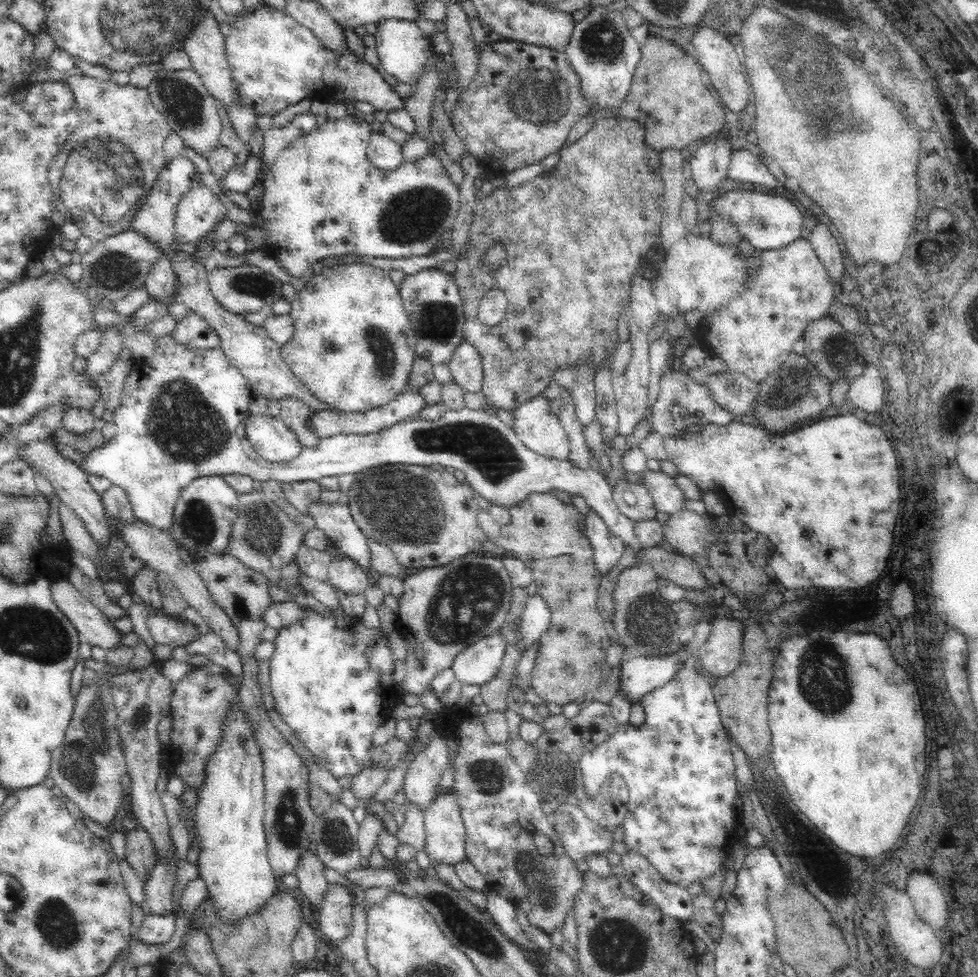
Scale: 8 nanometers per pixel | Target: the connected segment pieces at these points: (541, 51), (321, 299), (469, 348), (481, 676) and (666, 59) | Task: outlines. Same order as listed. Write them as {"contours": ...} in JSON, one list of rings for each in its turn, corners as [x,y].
{"contours":[[[[499,40],[490,42],[482,52],[477,60],[477,67],[474,76],[468,81],[467,85],[460,88],[458,99],[454,102],[452,110],[450,110],[450,123],[462,139],[466,147],[467,154],[471,158],[475,158],[478,166],[485,170],[485,174],[505,176],[510,172],[516,172],[520,168],[526,168],[530,164],[540,163],[549,154],[559,152],[566,144],[565,140],[572,127],[583,116],[587,116],[588,109],[583,106],[579,95],[579,78],[573,66],[569,63],[564,50],[546,48],[544,46],[537,46],[536,44],[526,44],[518,40]]],[[[346,263],[329,266],[329,268],[324,268],[318,274],[310,274],[300,284],[300,291],[296,292],[294,299],[290,302],[290,312],[287,314],[291,318],[292,334],[285,343],[279,345],[281,359],[288,367],[288,370],[293,372],[293,375],[301,383],[304,383],[310,389],[310,392],[314,392],[320,400],[326,401],[340,410],[345,410],[345,412],[364,412],[392,400],[392,397],[395,397],[402,388],[407,386],[410,367],[416,355],[414,349],[417,338],[416,331],[412,330],[408,311],[404,308],[399,289],[392,283],[389,274],[373,268],[369,264]]],[[[460,341],[451,352],[449,364],[453,382],[463,390],[479,394],[483,379],[483,364],[478,351],[468,341]]],[[[497,633],[479,638],[476,642],[460,649],[452,657],[449,670],[460,684],[481,685],[488,682],[496,672],[506,648]]],[[[652,32],[643,46],[643,60],[636,68],[630,92],[617,115],[645,122],[646,139],[657,151],[667,146],[682,150],[694,140],[714,136],[724,124],[724,112],[700,76],[702,68],[697,59],[688,58]]]]}

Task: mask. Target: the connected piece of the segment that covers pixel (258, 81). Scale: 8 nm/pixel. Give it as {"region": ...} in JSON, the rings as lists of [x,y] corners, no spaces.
{"region":[[[266,3],[254,8],[245,6],[230,22],[230,32],[224,36],[224,55],[229,72],[229,82],[233,100],[237,106],[248,108],[252,113],[274,117],[290,104],[298,104],[300,100],[332,101],[335,94],[342,94],[350,102],[368,102],[376,110],[386,112],[406,108],[406,97],[396,91],[393,84],[382,76],[382,70],[367,62],[363,56],[353,52],[348,45],[331,48],[317,36],[316,31],[299,24],[284,8],[272,8]]]}

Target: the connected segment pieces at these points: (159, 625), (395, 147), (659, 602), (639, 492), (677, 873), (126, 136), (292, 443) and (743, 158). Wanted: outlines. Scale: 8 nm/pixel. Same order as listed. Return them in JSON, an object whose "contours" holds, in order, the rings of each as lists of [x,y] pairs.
{"contours":[[[[161,612],[150,614],[147,627],[155,642],[172,646],[185,646],[186,643],[199,641],[204,634],[198,624]]],[[[371,132],[367,142],[367,159],[372,166],[394,171],[406,161],[402,144],[386,138],[381,132]]],[[[645,564],[634,565],[618,574],[612,588],[612,605],[614,616],[609,628],[612,635],[625,648],[627,655],[642,655],[662,658],[677,653],[682,644],[678,640],[678,617],[671,613],[668,602],[659,592],[657,574]]],[[[616,480],[612,484],[612,493],[619,510],[631,520],[636,522],[655,518],[656,510],[652,498],[641,483]]],[[[688,658],[686,666],[682,670],[676,671],[674,676],[668,680],[668,682],[662,683],[660,686],[653,688],[650,692],[647,692],[639,702],[642,710],[644,711],[644,720],[642,724],[638,726],[631,725],[630,723],[618,725],[616,724],[615,731],[612,736],[608,737],[604,742],[597,746],[587,749],[581,757],[580,768],[584,777],[584,786],[587,794],[598,792],[598,788],[601,782],[612,777],[615,774],[616,777],[620,777],[625,782],[629,799],[627,800],[627,813],[622,823],[622,841],[624,844],[624,850],[626,852],[632,852],[638,856],[641,856],[660,875],[662,880],[677,886],[678,888],[688,888],[692,884],[704,884],[708,878],[712,878],[720,868],[726,852],[728,849],[726,838],[727,835],[735,831],[735,827],[738,824],[733,818],[733,800],[738,794],[738,776],[736,776],[736,764],[734,764],[734,758],[732,757],[732,751],[730,751],[729,739],[722,723],[720,709],[716,704],[715,696],[713,695],[713,689],[708,685],[705,674],[696,673],[694,669],[695,658]]],[[[67,74],[64,81],[69,84],[78,106],[79,126],[74,134],[64,142],[60,152],[50,164],[49,177],[55,202],[59,203],[60,184],[62,184],[62,176],[68,166],[68,160],[72,156],[71,151],[76,146],[86,144],[90,140],[110,140],[110,142],[119,144],[121,148],[125,148],[135,160],[137,172],[141,178],[140,184],[148,190],[168,162],[163,151],[163,144],[172,129],[165,115],[161,114],[149,99],[147,90],[130,83],[117,84],[112,80],[102,80],[82,74]]],[[[249,410],[242,424],[245,439],[264,461],[290,461],[302,451],[279,416],[268,412],[254,414]]],[[[738,148],[732,154],[732,160],[727,170],[727,176],[743,183],[750,182],[759,188],[776,188],[776,180],[768,171],[766,166],[760,161],[758,156],[750,154],[744,148]]]]}

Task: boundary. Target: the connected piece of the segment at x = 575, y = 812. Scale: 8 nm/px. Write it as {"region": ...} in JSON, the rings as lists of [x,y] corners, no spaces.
{"region":[[[571,800],[558,804],[551,818],[565,854],[573,861],[581,860],[588,853],[611,850],[612,833],[600,830]]]}

